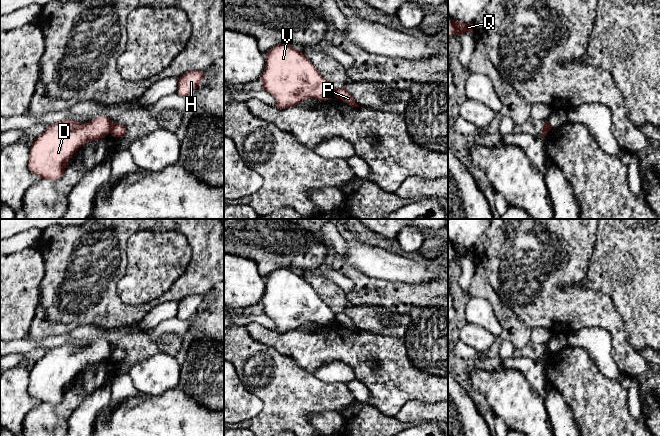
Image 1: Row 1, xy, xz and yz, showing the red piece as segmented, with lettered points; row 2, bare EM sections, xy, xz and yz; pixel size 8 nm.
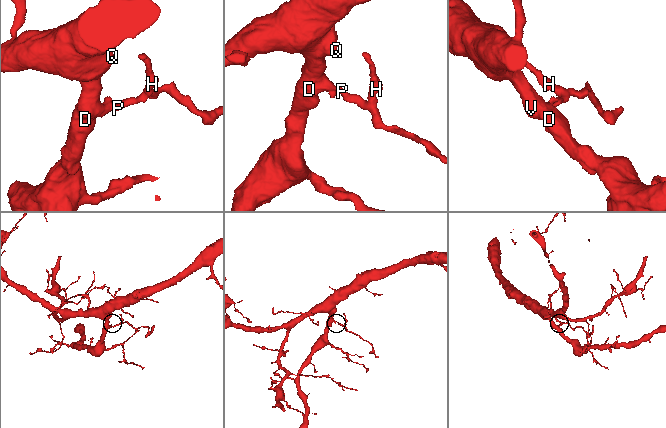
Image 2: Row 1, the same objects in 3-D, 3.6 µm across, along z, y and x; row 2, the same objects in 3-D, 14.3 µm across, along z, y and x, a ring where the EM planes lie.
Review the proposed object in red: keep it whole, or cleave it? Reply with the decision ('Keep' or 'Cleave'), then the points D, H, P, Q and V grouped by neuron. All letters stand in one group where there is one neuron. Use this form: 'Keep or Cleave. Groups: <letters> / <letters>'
Cleave. Groups: D Q V / H P

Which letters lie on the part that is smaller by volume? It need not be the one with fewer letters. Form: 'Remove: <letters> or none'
Remove: H, P

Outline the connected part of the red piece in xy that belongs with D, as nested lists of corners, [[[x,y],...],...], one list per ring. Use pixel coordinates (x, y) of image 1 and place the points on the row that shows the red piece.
[[[98,116],[88,123],[63,120],[50,124],[30,147],[28,167],[40,179],[58,180],[67,162],[84,144],[100,140],[111,132],[113,122]]]

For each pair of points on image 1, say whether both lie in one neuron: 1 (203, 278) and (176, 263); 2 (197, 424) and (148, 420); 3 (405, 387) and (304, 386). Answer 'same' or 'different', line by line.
1: different
2: same
3: different

